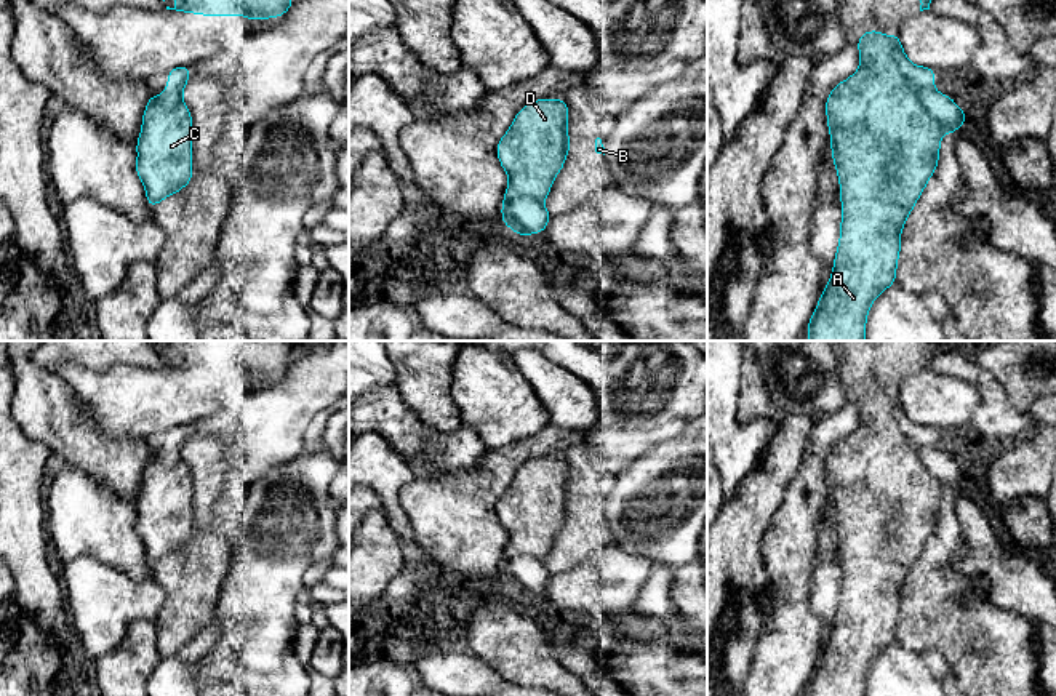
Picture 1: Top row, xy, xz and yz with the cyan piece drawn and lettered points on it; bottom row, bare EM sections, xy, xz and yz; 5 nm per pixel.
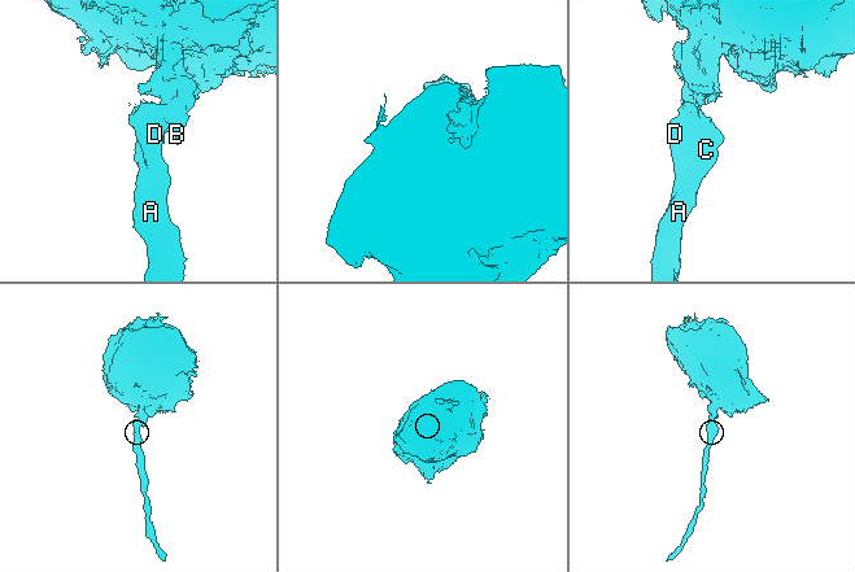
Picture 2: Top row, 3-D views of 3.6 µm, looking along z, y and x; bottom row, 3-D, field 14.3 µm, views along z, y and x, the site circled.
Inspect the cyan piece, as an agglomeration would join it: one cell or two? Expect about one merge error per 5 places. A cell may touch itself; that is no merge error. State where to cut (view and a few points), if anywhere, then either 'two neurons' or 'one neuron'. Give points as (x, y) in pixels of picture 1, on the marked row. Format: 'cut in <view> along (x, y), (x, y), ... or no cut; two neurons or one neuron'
cut in yz along (887, 37), (906, 84), (943, 133); two neurons

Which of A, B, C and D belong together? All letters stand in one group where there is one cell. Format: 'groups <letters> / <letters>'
groups A C D / B

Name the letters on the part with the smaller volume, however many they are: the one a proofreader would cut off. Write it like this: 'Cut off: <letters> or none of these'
Cut off: A, C, D

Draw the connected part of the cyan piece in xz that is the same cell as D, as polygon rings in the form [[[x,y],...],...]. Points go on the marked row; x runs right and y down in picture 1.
[[[534,99],[518,110],[496,147],[509,176],[504,198],[549,195],[565,163],[568,112],[563,99]]]

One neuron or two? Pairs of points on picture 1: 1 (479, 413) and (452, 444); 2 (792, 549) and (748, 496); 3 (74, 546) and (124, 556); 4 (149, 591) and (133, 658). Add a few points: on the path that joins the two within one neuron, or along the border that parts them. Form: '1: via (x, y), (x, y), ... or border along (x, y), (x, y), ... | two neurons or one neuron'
1: border along (461, 424), (472, 429), (490, 448) | two neurons
2: border along (786, 488), (764, 535), (762, 559) | two neurons
3: via (87, 544), (111, 544) | one neuron
4: border along (152, 620), (136, 620), (117, 647) | two neurons

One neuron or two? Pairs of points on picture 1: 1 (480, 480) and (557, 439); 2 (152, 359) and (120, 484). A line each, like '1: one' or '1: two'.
1: one
2: two

